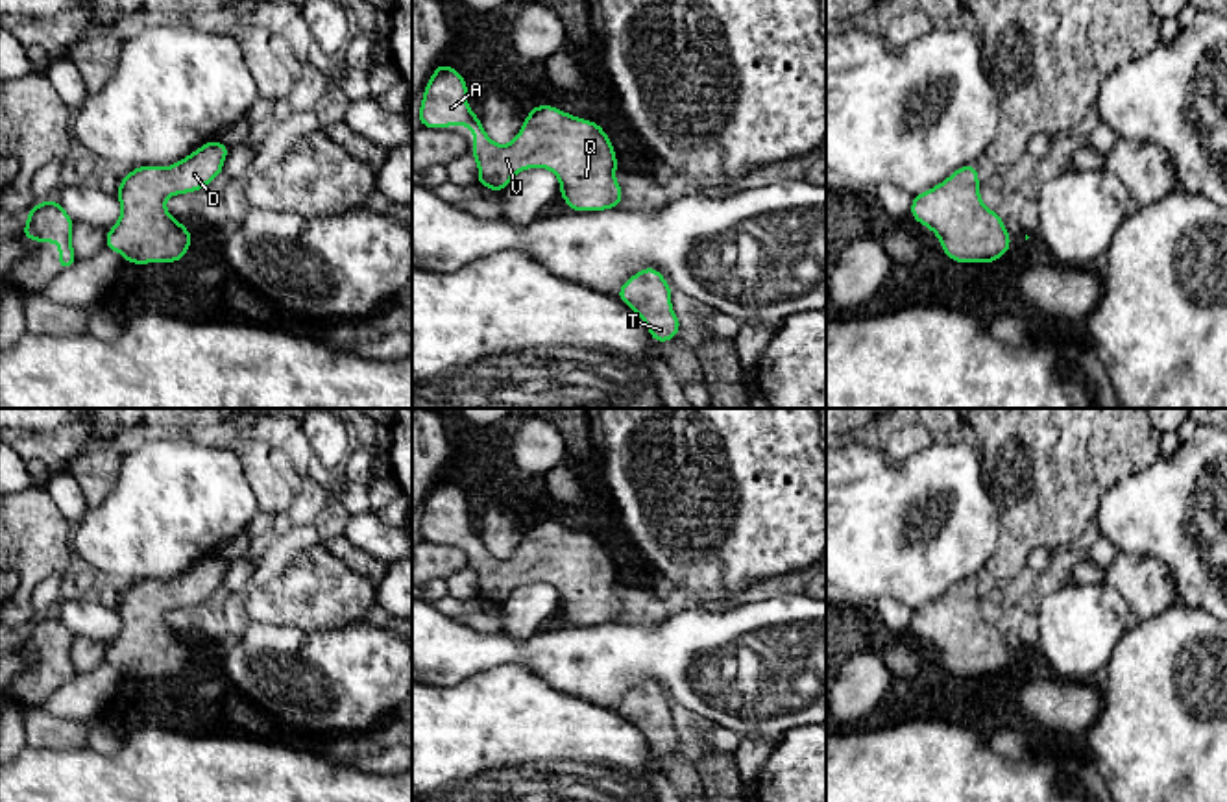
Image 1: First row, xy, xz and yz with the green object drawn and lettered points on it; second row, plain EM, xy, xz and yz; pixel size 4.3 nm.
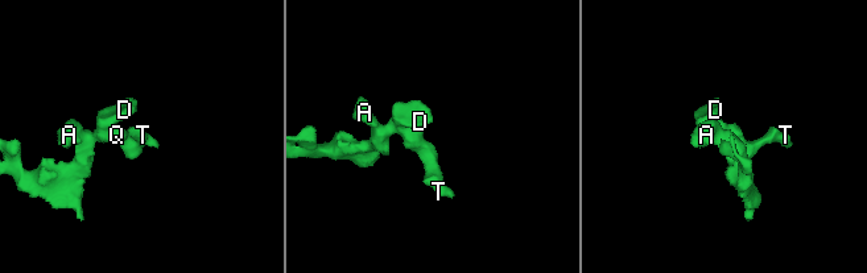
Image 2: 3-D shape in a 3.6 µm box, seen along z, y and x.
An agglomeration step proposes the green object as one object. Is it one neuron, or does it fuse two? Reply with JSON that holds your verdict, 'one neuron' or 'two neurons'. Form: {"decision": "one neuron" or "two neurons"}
{"decision": "one neuron"}

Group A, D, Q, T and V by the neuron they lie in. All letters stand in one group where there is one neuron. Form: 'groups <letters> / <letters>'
groups A D Q T V

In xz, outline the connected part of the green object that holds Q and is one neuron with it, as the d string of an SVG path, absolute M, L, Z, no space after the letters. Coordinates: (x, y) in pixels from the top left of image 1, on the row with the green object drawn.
M442 63L431 76L423 91L419 107L419 124L425 128L469 126L473 129L473 157L479 164L477 183L501 194L508 181L527 168L541 166L553 170L560 179L560 194L571 211L602 211L619 207L623 190L614 174L617 170L617 157L612 148L612 139L604 129L578 116L562 113L553 105L538 105L528 109L528 116L517 137L506 144L495 144L484 131L477 115L466 103L468 85L455 68Z

